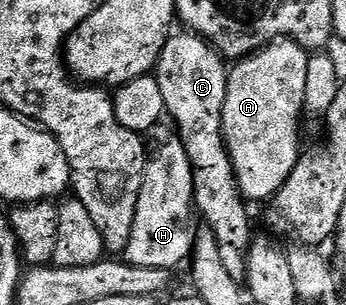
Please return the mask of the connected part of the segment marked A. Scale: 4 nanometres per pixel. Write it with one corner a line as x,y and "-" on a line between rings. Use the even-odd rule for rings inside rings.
281,39
265,44
248,57
239,58
233,64
236,66
231,66
222,127
236,186
240,196
249,202
275,198
298,163
302,152
300,115
305,112
309,58
295,41

